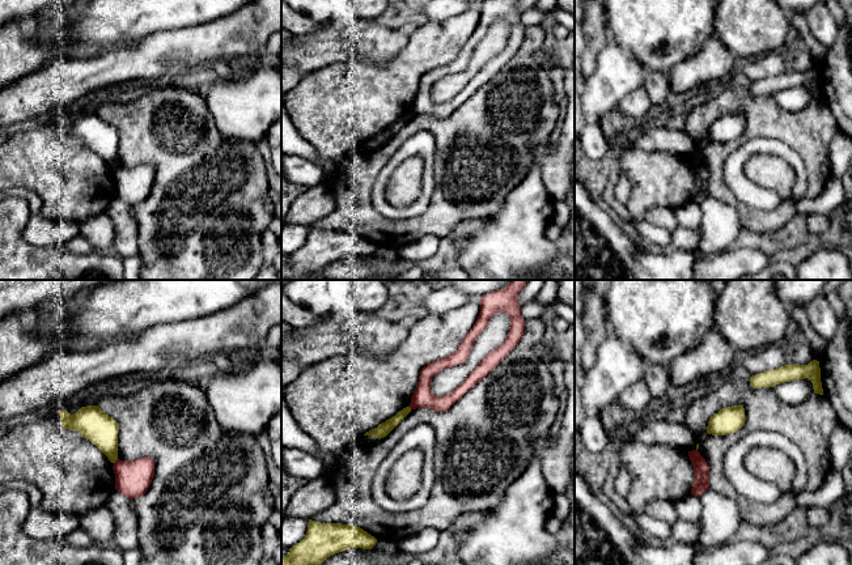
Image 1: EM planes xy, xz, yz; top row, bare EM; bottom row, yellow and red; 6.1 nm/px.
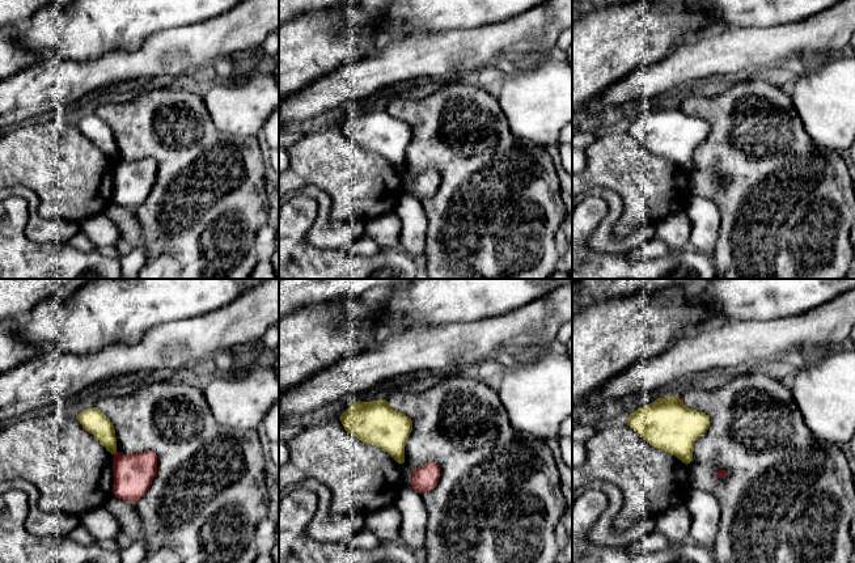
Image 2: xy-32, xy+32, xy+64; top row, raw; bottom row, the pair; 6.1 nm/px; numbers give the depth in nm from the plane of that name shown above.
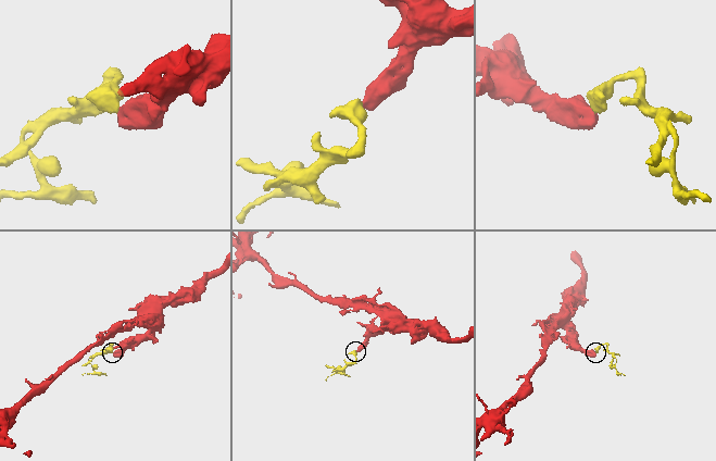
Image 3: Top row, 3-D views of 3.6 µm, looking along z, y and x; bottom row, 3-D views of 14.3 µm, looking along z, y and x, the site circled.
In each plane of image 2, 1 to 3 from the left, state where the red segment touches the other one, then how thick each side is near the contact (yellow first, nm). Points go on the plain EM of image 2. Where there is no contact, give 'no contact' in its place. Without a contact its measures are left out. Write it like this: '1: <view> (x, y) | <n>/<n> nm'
1: no contact
2: no contact
3: no contact

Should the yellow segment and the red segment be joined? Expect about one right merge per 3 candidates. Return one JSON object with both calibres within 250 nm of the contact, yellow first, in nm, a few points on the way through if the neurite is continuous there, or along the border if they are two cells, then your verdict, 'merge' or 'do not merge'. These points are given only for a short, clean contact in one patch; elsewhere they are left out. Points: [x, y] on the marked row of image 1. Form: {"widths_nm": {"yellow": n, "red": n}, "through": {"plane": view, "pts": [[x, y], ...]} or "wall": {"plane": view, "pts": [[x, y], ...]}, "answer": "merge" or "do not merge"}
{"widths_nm": {"yellow": 200, "red": 220}, "wall": {"plane": "xy", "pts": [[118, 459], [114, 463]]}, "answer": "do not merge"}

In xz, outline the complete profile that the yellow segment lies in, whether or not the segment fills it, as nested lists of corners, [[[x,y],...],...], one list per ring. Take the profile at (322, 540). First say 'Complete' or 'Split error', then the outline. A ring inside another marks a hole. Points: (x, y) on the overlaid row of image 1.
Complete. [[[309,519],[305,538],[281,557],[281,565],[319,565],[349,548],[372,549],[377,539],[353,524],[321,523]]]

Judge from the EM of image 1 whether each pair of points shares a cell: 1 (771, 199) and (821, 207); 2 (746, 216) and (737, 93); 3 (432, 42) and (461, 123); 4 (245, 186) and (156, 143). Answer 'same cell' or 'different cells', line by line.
1: different cells
2: same cell
3: different cells
4: same cell

